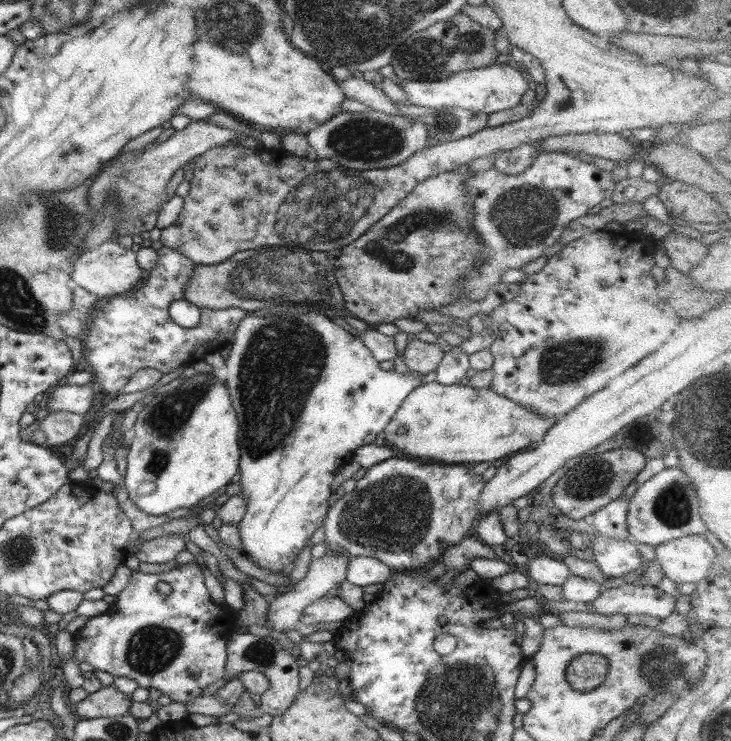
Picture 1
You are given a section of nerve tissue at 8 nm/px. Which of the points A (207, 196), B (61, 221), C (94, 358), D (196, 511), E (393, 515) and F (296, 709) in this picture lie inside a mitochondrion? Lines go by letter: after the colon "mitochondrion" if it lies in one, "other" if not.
A: other
B: mitochondrion
C: other
D: other
E: mitochondrion
F: other

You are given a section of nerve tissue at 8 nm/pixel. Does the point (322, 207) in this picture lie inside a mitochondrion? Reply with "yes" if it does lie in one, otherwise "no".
yes

